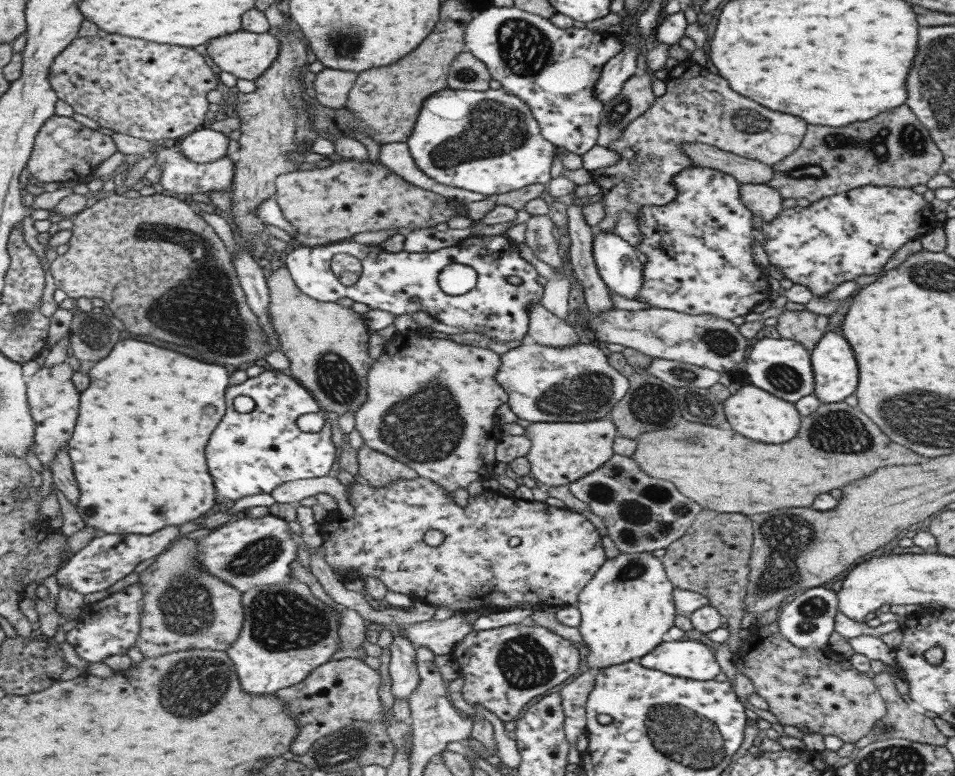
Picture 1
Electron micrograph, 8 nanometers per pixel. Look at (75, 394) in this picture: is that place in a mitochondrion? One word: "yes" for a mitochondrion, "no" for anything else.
no

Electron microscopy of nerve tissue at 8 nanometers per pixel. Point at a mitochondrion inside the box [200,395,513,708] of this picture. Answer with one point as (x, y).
(280, 620)

